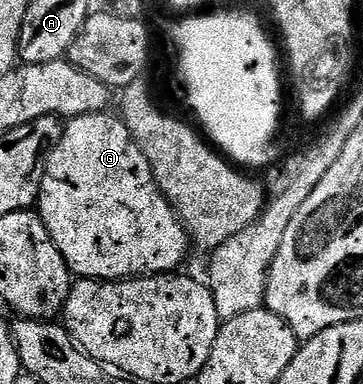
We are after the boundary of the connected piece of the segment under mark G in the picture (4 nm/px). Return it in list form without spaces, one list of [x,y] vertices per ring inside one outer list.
[[[107,112],[87,113],[77,117],[69,117],[63,122],[64,130],[60,133],[60,138],[56,141],[56,146],[49,148],[42,157],[42,172],[40,177],[40,198],[37,199],[36,205],[40,208],[38,220],[44,226],[44,232],[48,235],[48,240],[52,242],[56,252],[59,253],[61,262],[68,265],[76,272],[75,276],[80,279],[91,279],[93,281],[118,281],[121,279],[131,279],[145,275],[159,275],[161,273],[170,273],[179,270],[180,260],[184,257],[184,252],[190,245],[190,237],[186,232],[175,209],[169,205],[163,193],[160,193],[158,187],[152,180],[151,171],[148,169],[148,163],[139,149],[132,141],[126,126],[120,119],[115,116],[108,117]]]

